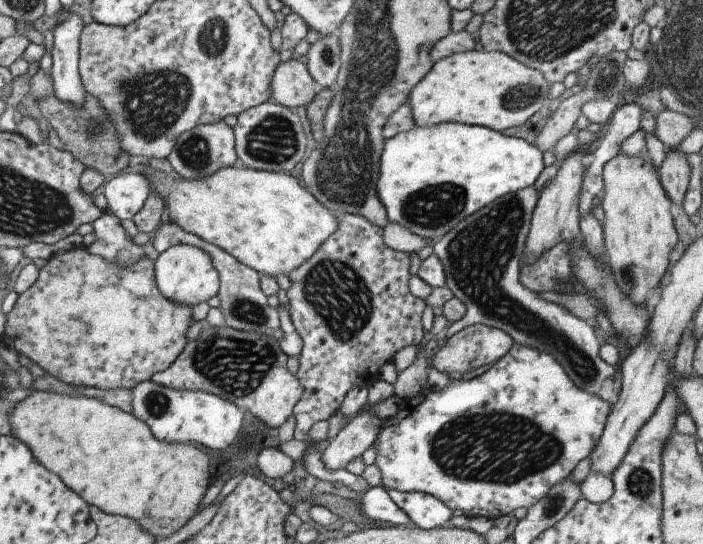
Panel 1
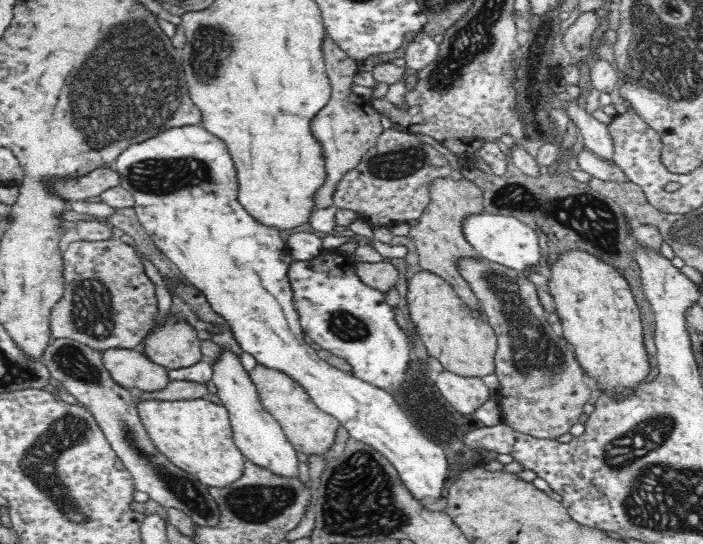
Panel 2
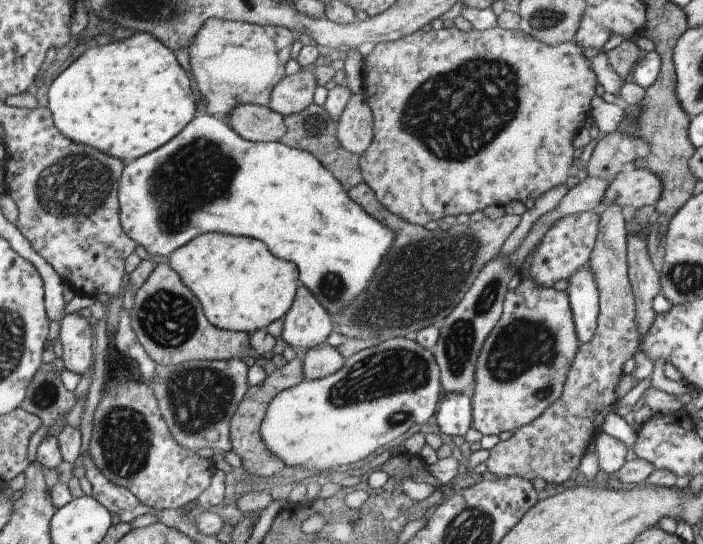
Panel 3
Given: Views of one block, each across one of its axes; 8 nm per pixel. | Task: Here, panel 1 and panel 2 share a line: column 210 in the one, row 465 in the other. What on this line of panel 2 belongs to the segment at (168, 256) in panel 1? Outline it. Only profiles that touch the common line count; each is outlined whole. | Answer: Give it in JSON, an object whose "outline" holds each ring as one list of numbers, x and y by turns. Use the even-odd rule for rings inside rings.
{"outline":[[221,349,218,362,213,362,211,381,216,386,221,404,226,407,233,431,233,442,246,461,282,477,298,477,298,456,287,440,278,421,262,406,256,385,244,370,241,358,234,352]]}

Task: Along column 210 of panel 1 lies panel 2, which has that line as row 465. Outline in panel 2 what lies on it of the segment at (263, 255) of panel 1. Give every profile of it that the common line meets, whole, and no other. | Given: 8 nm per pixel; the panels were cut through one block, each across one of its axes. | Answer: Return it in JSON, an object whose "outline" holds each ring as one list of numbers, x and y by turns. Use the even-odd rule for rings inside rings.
{"outline":[[203,397,168,401,150,399,136,405,152,443,174,466,214,488,224,488,242,476,246,460,233,442,233,431,224,405]]}

